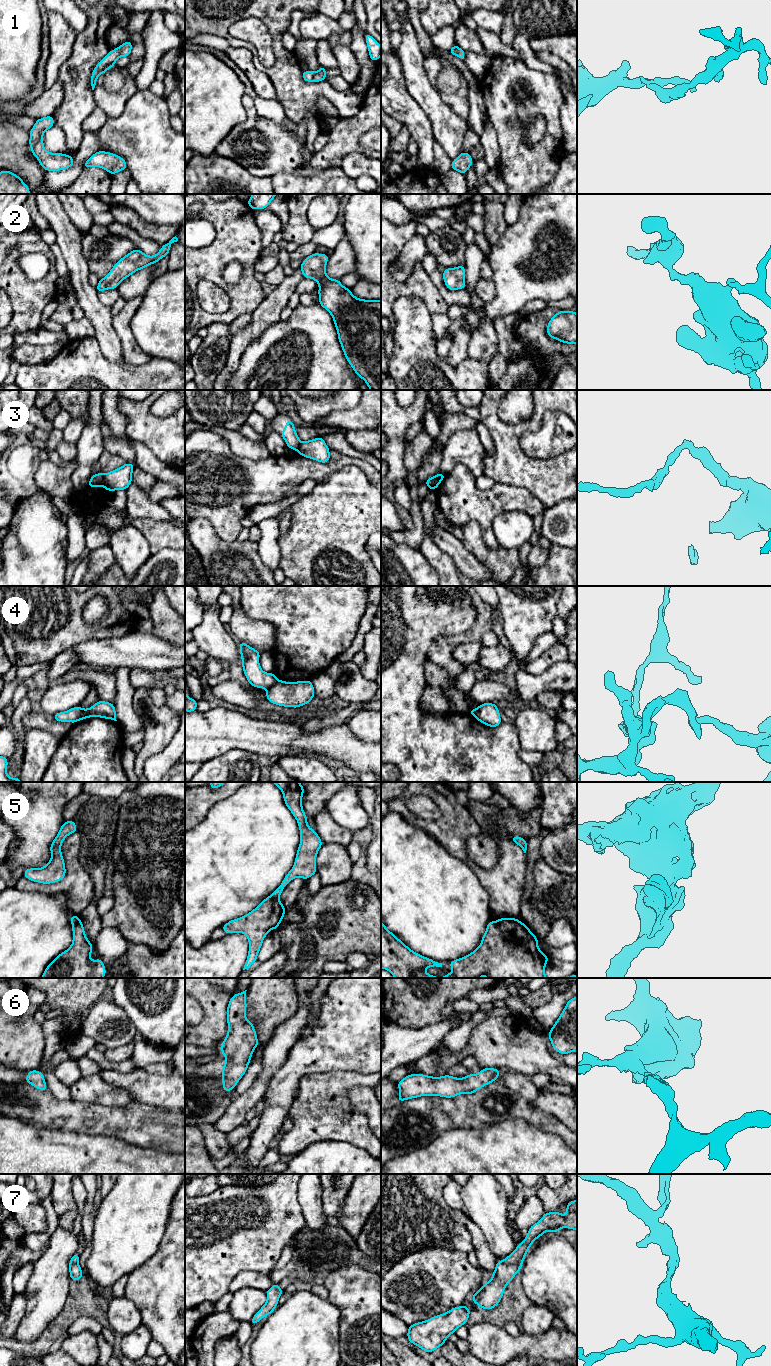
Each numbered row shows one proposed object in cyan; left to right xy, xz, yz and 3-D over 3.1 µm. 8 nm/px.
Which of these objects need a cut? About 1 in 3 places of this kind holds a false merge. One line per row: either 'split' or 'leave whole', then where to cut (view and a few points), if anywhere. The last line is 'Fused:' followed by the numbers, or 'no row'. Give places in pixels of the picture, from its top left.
1: leave whole; cut none
2: leave whole; cut none
3: split; cut yz (437, 475), (434, 489)
4: split; cut xz (279, 680), (266, 688)
5: leave whole; cut none
6: leave whole; cut none
7: leave whole; cut none
Fused: 3, 4

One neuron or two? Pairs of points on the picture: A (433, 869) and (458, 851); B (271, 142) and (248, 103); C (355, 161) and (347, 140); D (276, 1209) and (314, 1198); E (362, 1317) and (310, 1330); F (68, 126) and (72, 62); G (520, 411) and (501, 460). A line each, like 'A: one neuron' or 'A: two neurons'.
A: two neurons
B: one neuron
C: two neurons
D: two neurons
E: two neurons
F: one neuron
G: two neurons

